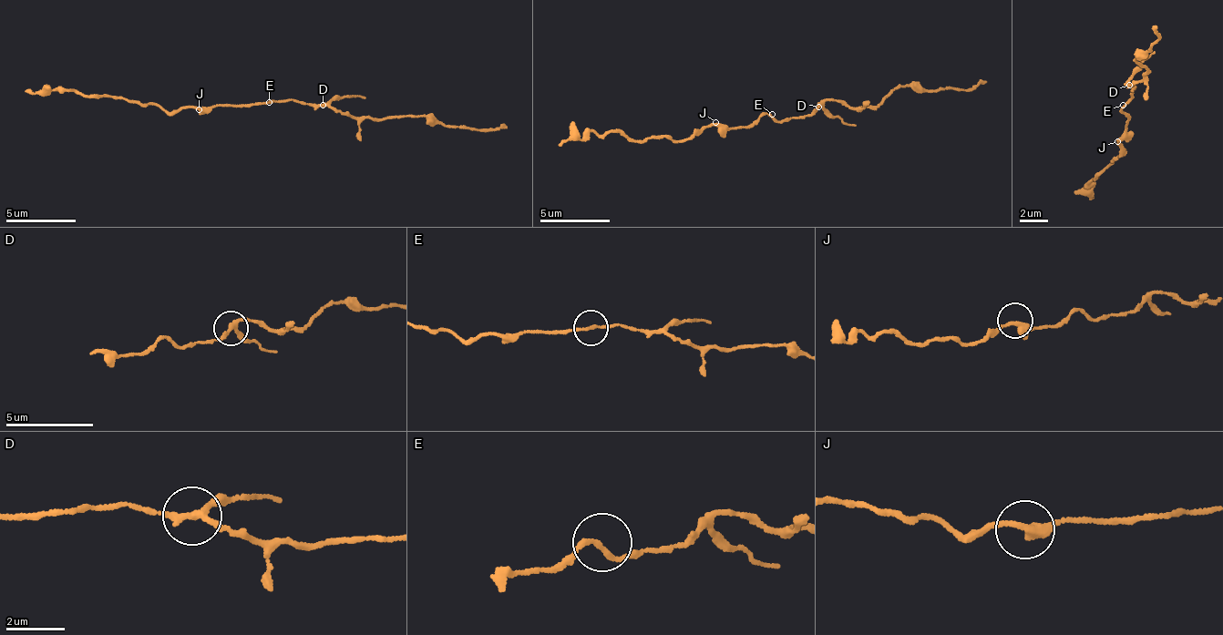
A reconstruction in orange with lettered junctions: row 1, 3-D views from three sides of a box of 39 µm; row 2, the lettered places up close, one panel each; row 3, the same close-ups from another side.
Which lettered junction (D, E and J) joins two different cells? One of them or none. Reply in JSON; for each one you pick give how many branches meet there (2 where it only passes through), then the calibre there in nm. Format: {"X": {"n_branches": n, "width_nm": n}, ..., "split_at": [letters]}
{"D": {"n_branches": 3, "width_nm": 200}, "split_at": ["D"]}

